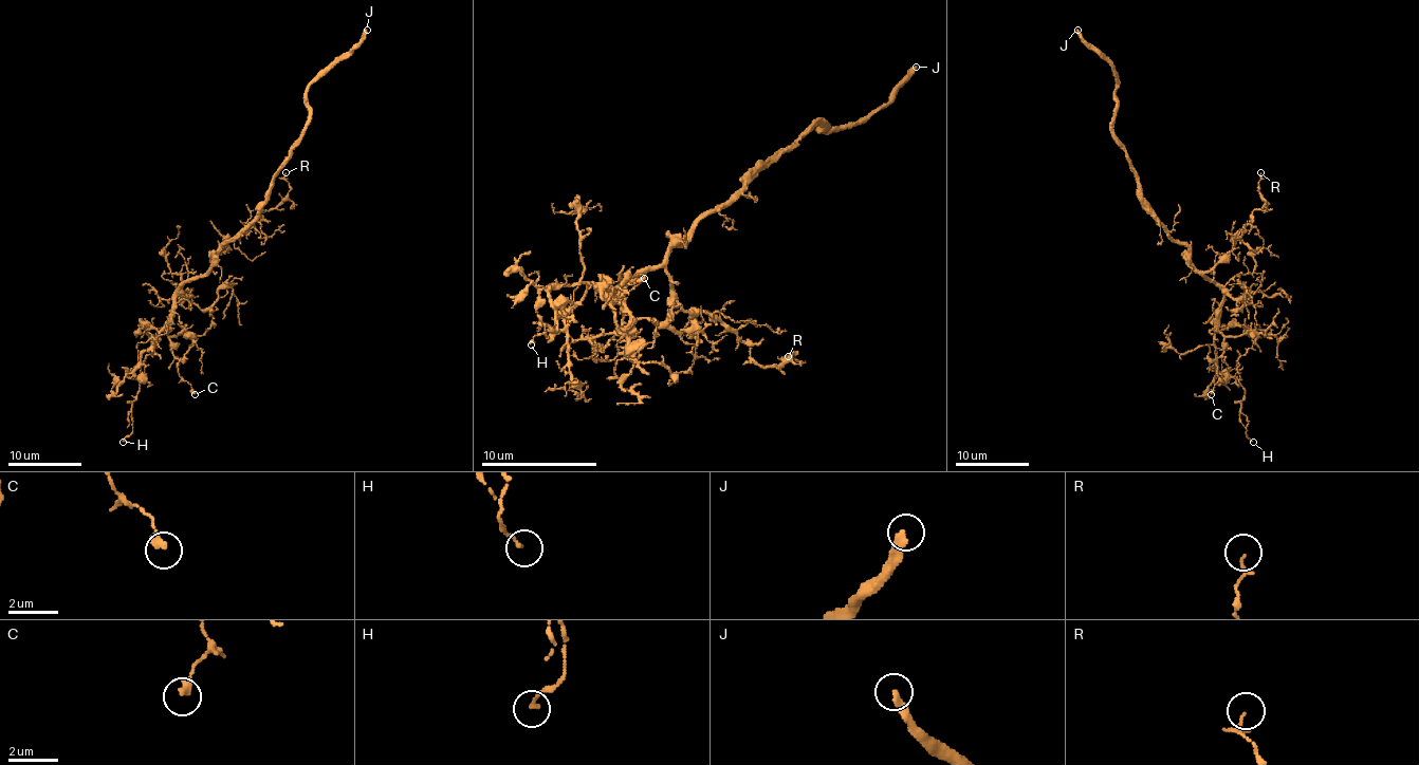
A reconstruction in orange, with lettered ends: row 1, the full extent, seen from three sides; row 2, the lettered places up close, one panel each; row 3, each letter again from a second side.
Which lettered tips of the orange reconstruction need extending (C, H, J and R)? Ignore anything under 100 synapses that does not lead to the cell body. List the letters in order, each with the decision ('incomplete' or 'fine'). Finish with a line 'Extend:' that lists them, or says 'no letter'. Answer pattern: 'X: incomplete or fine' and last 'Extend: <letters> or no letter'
C: fine
H: fine
J: incomplete
R: fine
Extend: J

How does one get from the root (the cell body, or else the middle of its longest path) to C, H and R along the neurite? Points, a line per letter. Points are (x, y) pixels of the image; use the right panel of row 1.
C: (1174, 239), (1189, 249), (1189, 260), (1223, 294), (1218, 321), (1223, 352), (1216, 359), (1218, 381), (1211, 394)
H: (1174, 239), (1223, 294), (1215, 332), (1216, 369), (1242, 387), (1240, 410), (1253, 442)
R: (1174, 239), (1200, 272), (1213, 269), (1251, 212), (1266, 211), (1260, 172)

